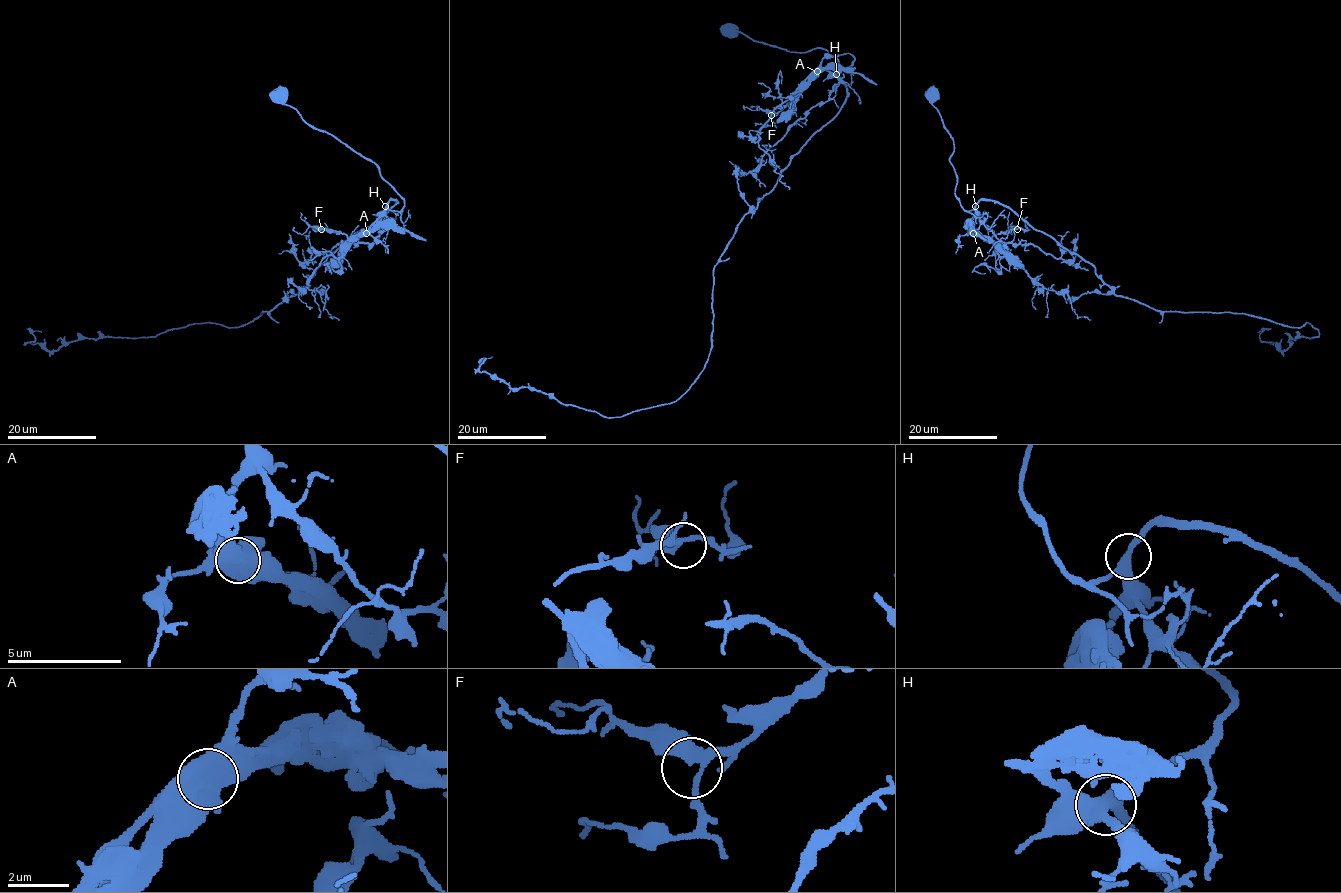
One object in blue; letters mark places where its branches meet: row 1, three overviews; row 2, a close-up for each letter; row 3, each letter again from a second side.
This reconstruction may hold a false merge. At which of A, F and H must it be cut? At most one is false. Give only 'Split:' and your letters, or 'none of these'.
Split: A

